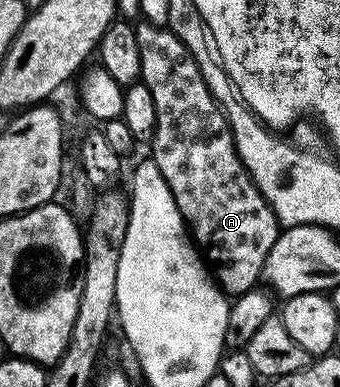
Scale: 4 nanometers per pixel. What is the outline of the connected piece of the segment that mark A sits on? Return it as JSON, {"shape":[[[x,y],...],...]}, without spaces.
{"shape":[[[141,20],[135,26],[135,31],[138,41],[138,54],[141,60],[139,80],[146,87],[146,91],[150,91],[150,95],[154,98],[154,111],[156,112],[154,135],[150,142],[150,148],[152,148],[150,159],[154,163],[158,163],[158,171],[162,171],[162,179],[166,179],[166,187],[170,187],[170,195],[174,195],[174,203],[178,203],[178,211],[182,215],[184,224],[188,227],[189,234],[194,238],[195,244],[202,250],[203,256],[211,262],[210,272],[216,284],[229,298],[241,297],[246,291],[257,288],[264,272],[266,255],[270,255],[270,247],[274,247],[278,235],[282,232],[282,226],[276,220],[272,208],[268,206],[268,201],[260,194],[258,187],[252,181],[252,177],[246,171],[246,167],[240,161],[226,115],[221,111],[214,95],[210,95],[210,87],[206,87],[206,79],[202,79],[202,71],[198,71],[198,63],[194,63],[194,55],[190,55],[186,43],[182,43],[182,39],[178,39],[178,35],[174,35],[171,29],[163,25],[151,25],[149,21],[145,20]]]}

